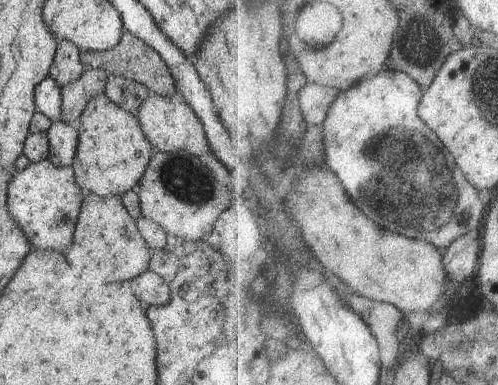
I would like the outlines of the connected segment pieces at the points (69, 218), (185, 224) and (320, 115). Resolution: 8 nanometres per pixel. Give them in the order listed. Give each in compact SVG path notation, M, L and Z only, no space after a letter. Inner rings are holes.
M48 159L30 163L8 186L8 212L22 228L34 250L58 250L66 254L72 244L85 192L76 184L71 167L57 167Z
M186 151L158 152L149 160L146 172L139 180L137 187L139 209L142 217L156 222L168 236L183 238L184 240L200 240L209 235L214 223L224 220L227 214L236 209L243 201L241 192L231 186L220 184L209 168L201 160Z
M310 82L302 89L301 105L310 126L325 124L340 93L340 89Z

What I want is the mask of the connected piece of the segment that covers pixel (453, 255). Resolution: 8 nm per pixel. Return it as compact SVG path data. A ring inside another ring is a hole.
M466 235L458 239L445 254L445 269L449 278L456 284L464 284L474 276L482 253L481 238Z

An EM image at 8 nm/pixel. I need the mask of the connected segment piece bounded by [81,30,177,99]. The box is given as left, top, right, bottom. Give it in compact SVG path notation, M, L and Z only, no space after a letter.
M126 30L114 48L104 52L87 51L83 53L81 62L86 69L102 69L107 75L118 75L136 81L150 90L150 93L156 93L161 97L171 99L177 92L175 80L158 52Z

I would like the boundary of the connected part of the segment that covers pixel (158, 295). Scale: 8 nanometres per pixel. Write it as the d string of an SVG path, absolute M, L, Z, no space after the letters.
M150 270L133 278L130 286L144 307L163 305L169 300L172 289L170 281Z

